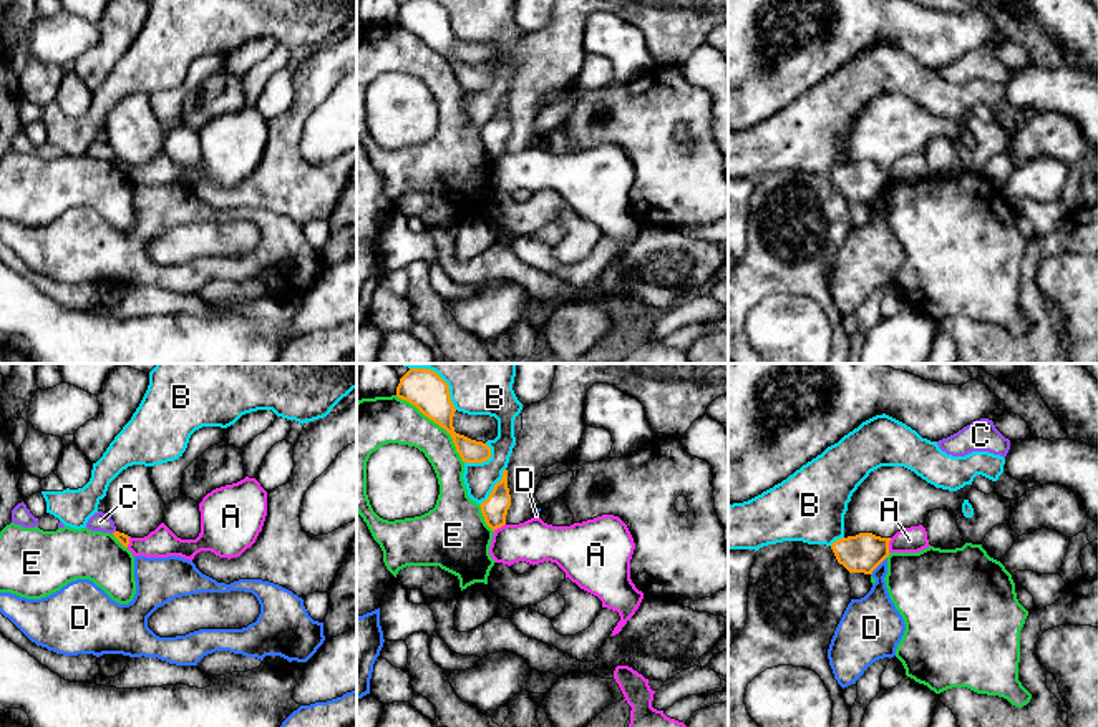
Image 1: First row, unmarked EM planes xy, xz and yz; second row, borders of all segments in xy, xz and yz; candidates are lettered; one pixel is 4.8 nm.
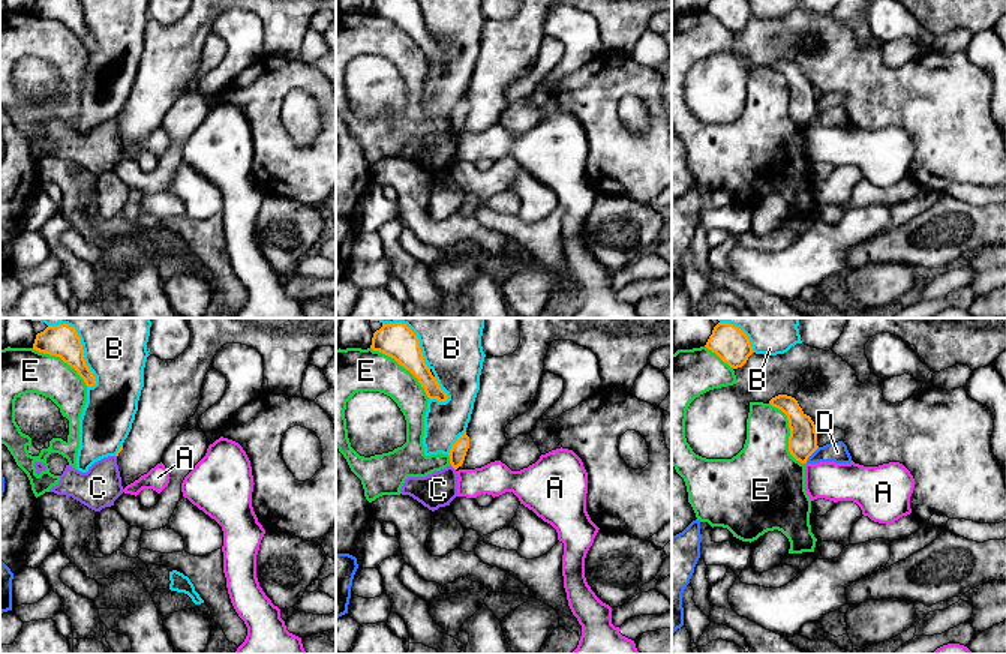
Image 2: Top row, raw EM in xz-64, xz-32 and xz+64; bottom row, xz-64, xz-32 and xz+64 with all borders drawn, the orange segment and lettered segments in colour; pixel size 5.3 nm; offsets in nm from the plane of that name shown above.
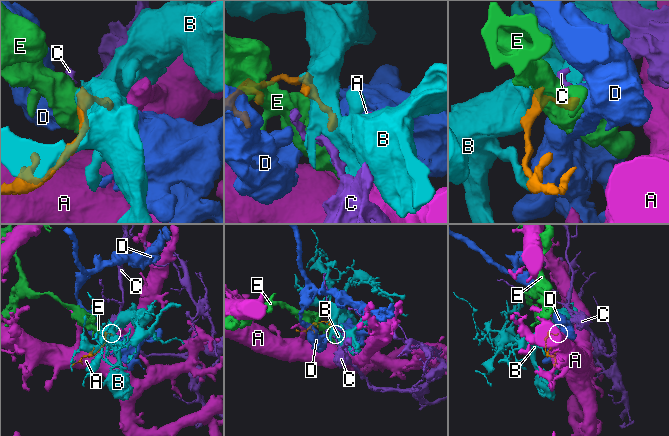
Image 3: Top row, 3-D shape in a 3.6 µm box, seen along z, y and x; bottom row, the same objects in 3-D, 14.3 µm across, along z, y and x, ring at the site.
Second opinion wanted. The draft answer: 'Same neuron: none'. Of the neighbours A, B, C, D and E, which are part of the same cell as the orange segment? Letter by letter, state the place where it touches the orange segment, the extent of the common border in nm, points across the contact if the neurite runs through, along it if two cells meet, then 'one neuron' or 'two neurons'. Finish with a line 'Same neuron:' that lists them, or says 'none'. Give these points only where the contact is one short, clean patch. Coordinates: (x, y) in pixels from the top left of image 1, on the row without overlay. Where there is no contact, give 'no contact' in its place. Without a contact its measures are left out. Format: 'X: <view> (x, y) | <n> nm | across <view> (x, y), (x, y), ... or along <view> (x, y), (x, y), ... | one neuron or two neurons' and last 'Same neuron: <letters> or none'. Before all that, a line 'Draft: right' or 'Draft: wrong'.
Draft: right
A: yz (888, 173) | 70 nm | along yz (891, 166), (888, 180) | two neurons
B: xz (481, 90) | 150 nm | two neurons
C: no contact | two neurons
D: yz (878, 193) | 120 nm | along yz (886, 185), (871, 203) | two neurons
E: xz (437, 50) | 460 nm | two neurons
Same neuron: none

